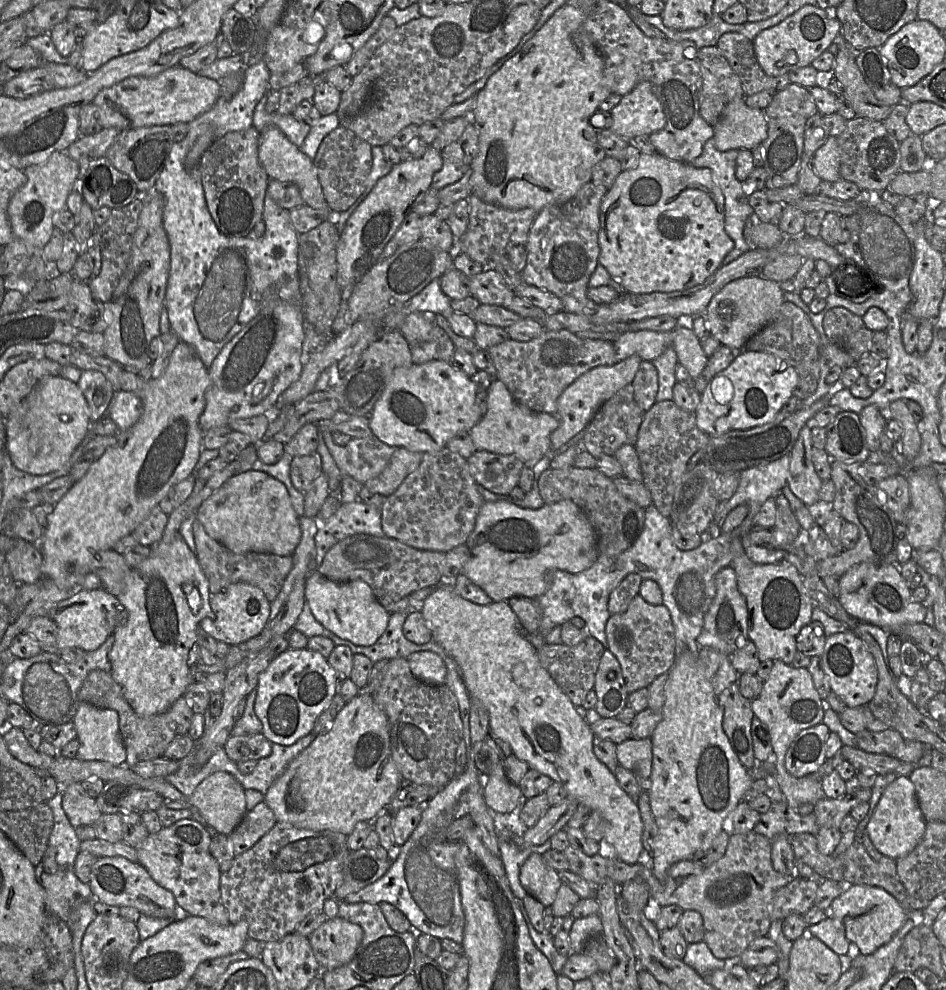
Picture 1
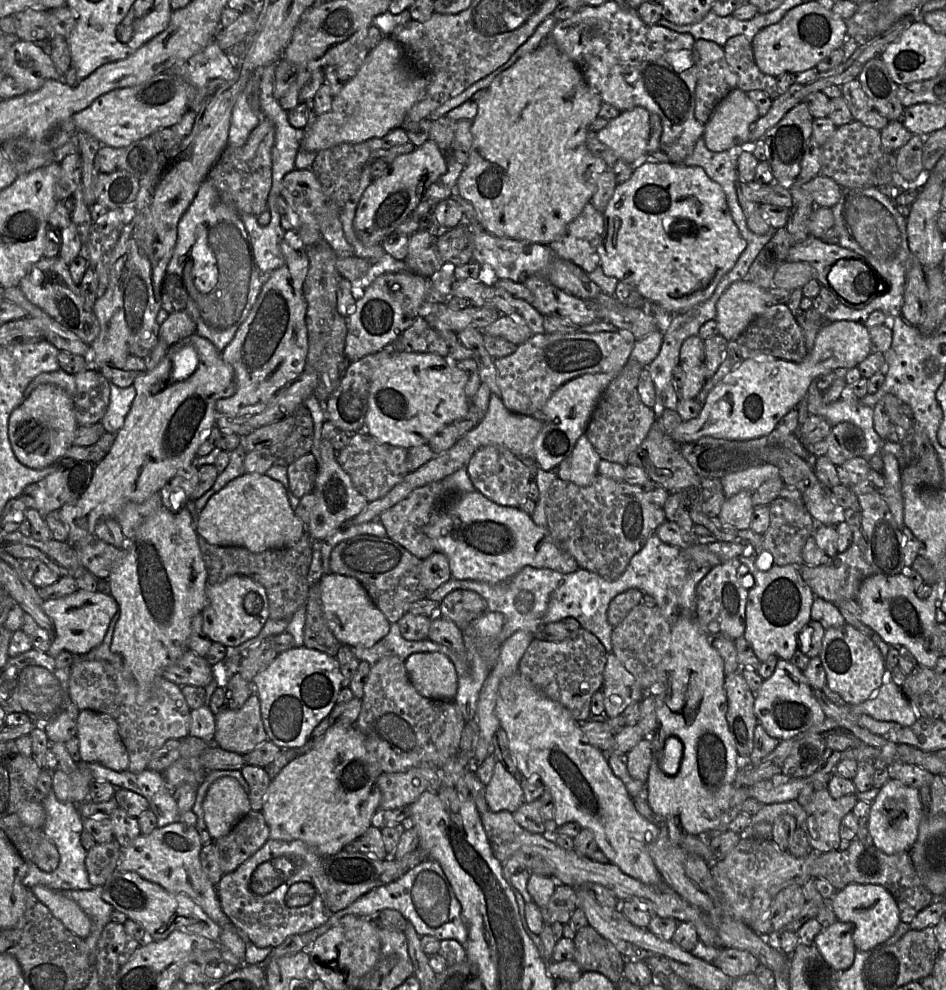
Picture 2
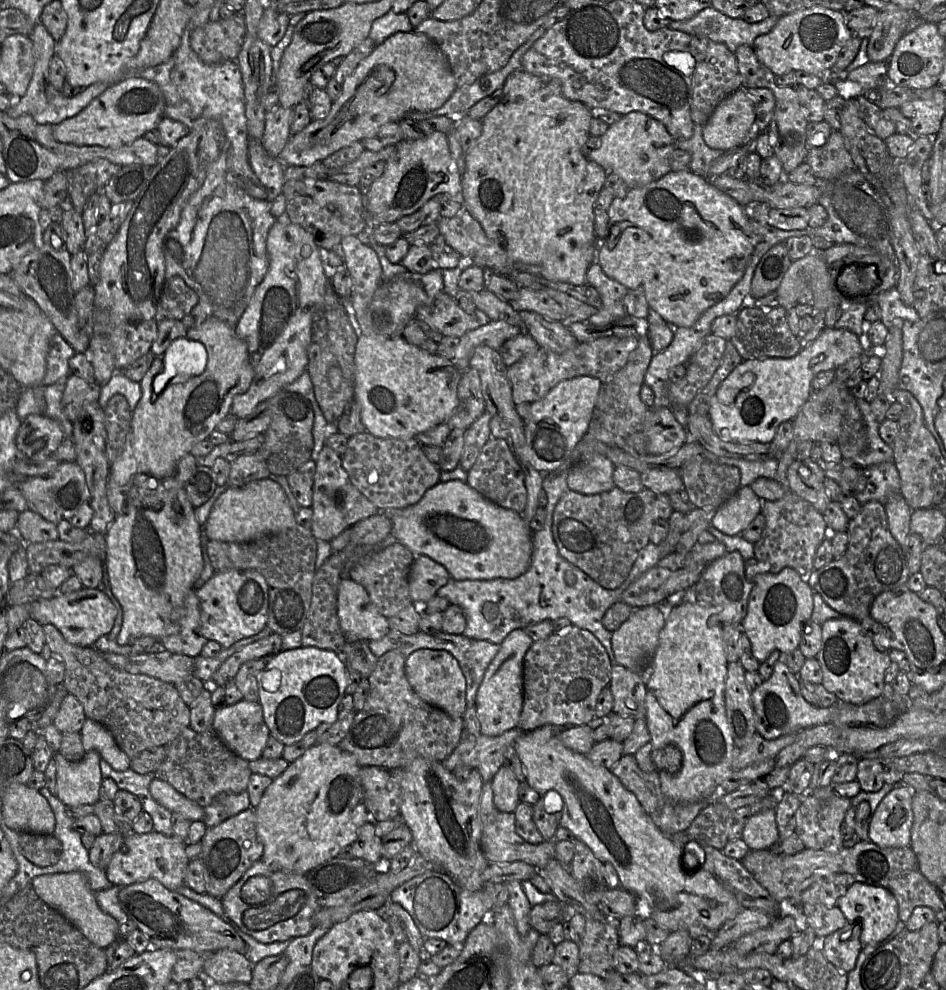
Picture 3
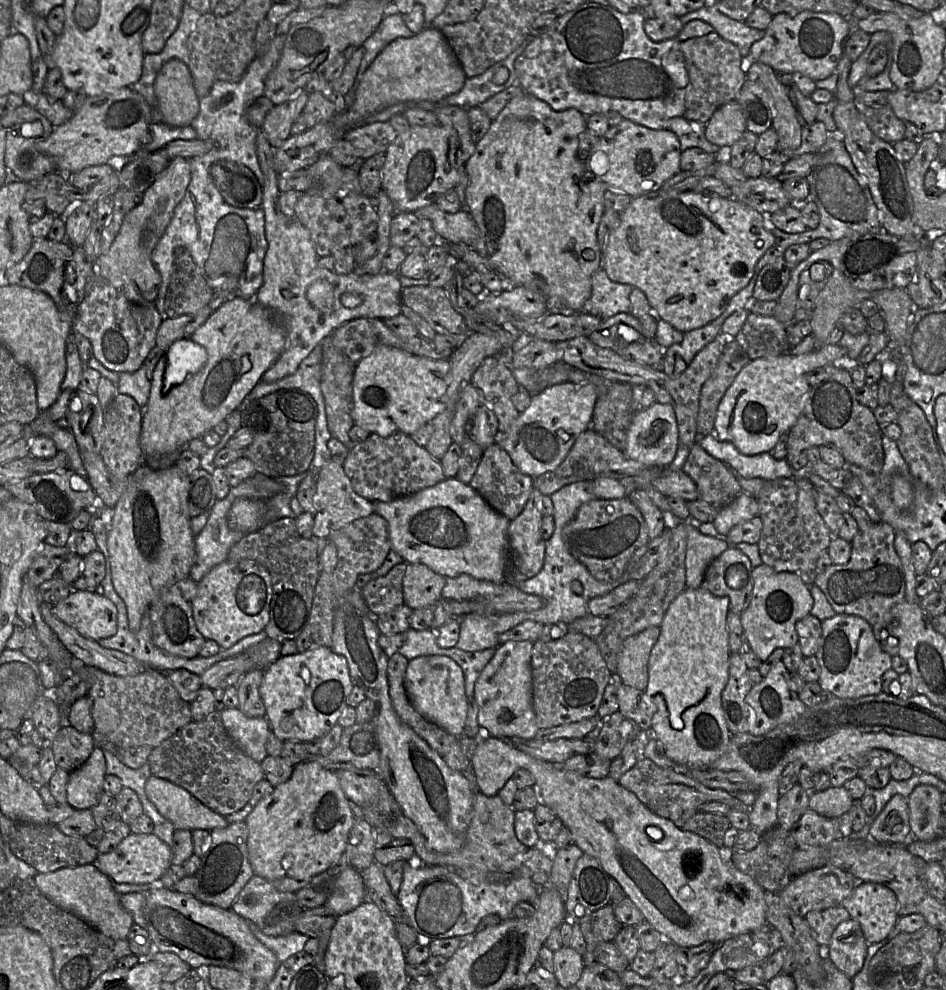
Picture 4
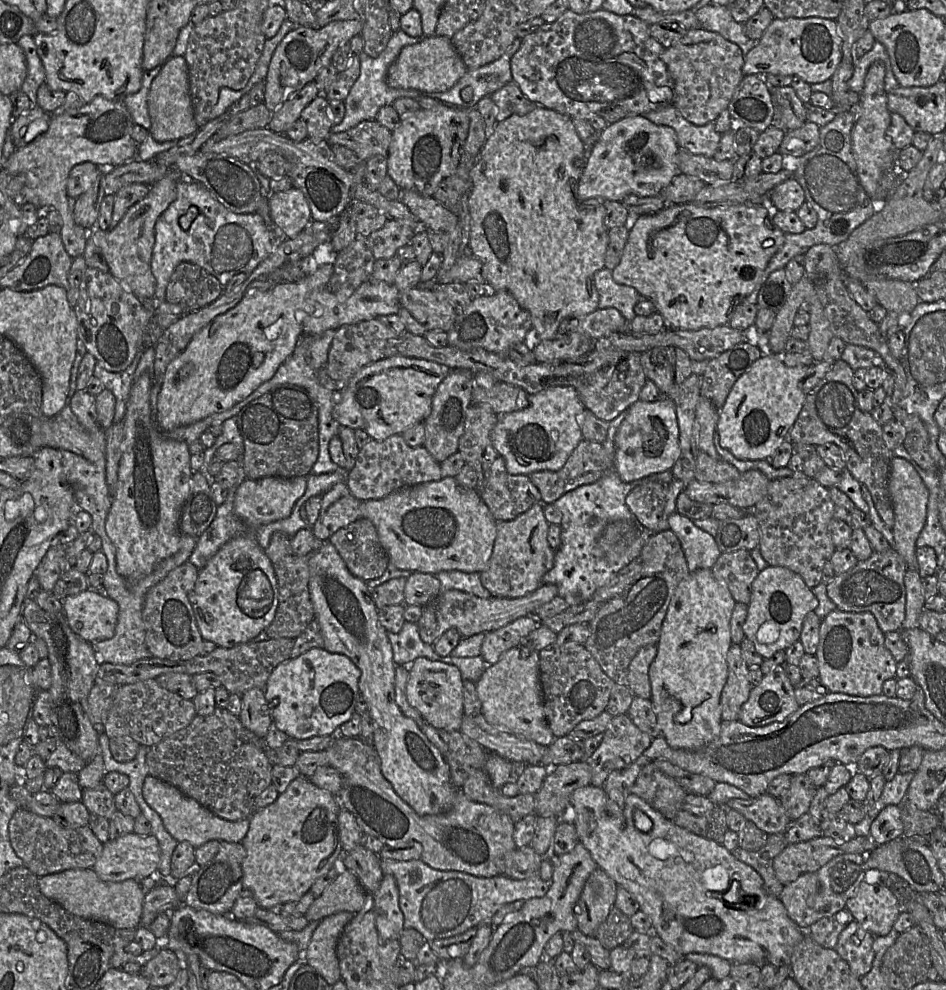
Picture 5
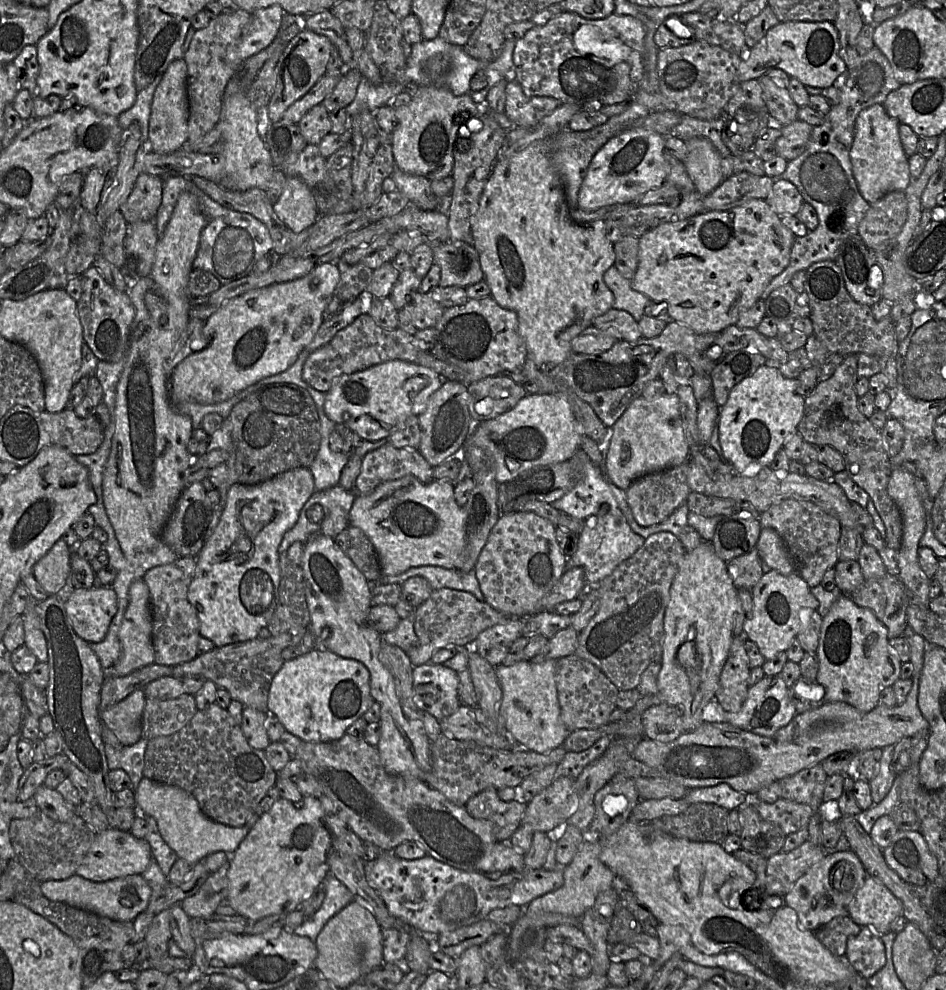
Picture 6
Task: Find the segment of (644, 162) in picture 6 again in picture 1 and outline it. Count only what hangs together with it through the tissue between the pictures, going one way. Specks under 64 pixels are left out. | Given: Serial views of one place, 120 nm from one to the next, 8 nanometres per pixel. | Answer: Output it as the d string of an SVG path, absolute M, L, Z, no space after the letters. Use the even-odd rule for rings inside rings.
M648 81L638 83L622 96L610 113L613 124L609 129L628 141L639 135L649 136L666 124L662 105Z

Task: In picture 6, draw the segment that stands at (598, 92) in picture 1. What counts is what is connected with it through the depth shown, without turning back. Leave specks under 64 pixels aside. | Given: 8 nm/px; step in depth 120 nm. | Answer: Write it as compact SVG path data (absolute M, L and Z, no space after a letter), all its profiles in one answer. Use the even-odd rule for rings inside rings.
M551 141L533 142L513 155L501 155L500 151L480 197L479 209L473 219L471 234L473 236L473 246L479 254L484 280L488 283L491 290L491 296L501 307L517 313L519 333L525 341L527 357L531 358L536 364L554 367L563 363L571 354L576 354L572 352L571 344L573 339L583 330L592 326L595 318L613 308L614 295L603 279L604 273L615 263L614 246L607 238L605 221L595 220L587 224L578 224L571 219L563 183L551 162Z

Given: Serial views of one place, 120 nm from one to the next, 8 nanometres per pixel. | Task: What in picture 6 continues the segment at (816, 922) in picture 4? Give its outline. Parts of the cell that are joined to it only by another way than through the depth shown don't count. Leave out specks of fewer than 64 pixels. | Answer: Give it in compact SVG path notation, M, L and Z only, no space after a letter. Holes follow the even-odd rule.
M849 915L838 916L813 931L814 936L832 954L844 956L847 940L860 932L861 926Z

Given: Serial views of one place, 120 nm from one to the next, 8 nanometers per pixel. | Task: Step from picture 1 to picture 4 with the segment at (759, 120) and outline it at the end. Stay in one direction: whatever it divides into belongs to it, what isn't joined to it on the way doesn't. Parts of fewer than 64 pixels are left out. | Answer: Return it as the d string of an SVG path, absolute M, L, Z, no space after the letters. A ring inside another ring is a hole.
M732 100L719 107L705 126L706 139L719 147L731 147L746 131L742 107Z

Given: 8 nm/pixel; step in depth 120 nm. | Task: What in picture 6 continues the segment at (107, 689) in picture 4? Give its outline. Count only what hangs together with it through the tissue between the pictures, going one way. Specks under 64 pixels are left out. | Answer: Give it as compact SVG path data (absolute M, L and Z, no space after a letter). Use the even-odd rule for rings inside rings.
M184 693L176 699L148 698L142 716L141 738L151 740L181 730L198 711L195 697Z

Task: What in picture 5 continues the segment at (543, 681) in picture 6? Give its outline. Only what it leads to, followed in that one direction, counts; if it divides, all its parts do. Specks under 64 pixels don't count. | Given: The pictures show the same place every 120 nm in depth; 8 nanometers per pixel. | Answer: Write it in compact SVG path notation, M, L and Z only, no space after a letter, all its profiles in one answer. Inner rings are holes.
M519 646L504 652L499 660L487 665L478 679L476 690L481 701L481 713L495 728L519 735L543 746L550 746L555 735L544 714L544 696L540 682L539 652L521 657Z

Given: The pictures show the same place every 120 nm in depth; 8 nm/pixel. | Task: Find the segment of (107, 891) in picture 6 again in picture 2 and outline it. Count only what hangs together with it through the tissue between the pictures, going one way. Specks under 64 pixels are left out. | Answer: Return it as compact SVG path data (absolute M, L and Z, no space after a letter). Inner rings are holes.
M35 885L31 891L73 934L82 939L89 936L91 920L74 900L44 885Z

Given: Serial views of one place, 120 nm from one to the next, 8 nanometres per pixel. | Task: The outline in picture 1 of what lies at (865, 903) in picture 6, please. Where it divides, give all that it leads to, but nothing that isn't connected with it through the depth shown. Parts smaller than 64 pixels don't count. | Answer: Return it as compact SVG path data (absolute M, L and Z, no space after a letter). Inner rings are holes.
M863 884L846 886L830 906L830 917L845 931L854 953L869 955L888 943L910 917L921 917L922 911L908 913L886 890Z

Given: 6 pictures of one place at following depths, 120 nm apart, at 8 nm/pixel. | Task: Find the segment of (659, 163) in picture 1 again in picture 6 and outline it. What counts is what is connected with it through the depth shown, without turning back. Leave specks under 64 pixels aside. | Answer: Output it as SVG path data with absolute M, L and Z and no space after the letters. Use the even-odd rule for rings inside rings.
M764 199L661 224L639 238L639 263L631 287L652 301L666 302L671 321L698 334L720 332L736 324L740 314L758 301L771 280L789 265L795 237Z

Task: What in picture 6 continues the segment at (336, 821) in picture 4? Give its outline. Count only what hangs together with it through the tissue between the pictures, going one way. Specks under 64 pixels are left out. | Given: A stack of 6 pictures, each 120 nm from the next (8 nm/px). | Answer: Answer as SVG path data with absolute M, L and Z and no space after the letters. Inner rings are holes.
M303 796L299 802L279 798L262 814L249 830L238 848L232 853L228 871L229 888L227 899L236 913L251 921L258 921L274 914L289 914L320 885L329 873L329 858L337 852L337 837L324 820L320 800Z

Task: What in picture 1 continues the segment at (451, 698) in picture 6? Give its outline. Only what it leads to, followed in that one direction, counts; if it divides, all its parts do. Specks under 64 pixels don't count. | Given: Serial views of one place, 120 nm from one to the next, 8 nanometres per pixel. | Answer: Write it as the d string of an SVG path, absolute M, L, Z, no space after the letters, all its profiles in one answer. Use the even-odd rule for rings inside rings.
M418 651L407 657L413 675L430 685L441 685L446 682L447 667L443 659L434 652Z

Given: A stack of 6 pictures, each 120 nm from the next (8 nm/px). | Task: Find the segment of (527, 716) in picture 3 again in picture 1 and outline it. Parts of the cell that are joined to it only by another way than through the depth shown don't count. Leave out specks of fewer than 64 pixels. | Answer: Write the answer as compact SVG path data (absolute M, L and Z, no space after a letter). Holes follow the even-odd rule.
M587 635L575 646L562 644L545 644L536 649L541 665L549 672L563 693L575 706L582 706L589 691L593 690L595 675L604 653L603 645L595 638Z

